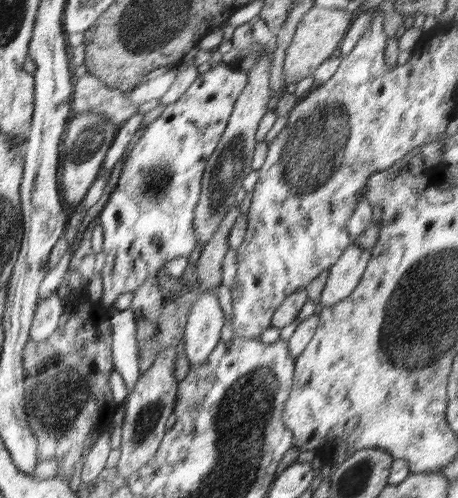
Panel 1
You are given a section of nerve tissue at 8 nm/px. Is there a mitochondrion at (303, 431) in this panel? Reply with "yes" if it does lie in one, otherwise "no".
no

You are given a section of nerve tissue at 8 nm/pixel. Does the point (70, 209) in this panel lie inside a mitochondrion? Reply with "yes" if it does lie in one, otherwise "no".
no

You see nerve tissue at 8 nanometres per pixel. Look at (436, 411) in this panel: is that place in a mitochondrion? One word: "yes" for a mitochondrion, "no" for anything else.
no

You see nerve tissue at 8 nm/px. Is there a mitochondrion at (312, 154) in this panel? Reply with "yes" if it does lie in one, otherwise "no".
yes

